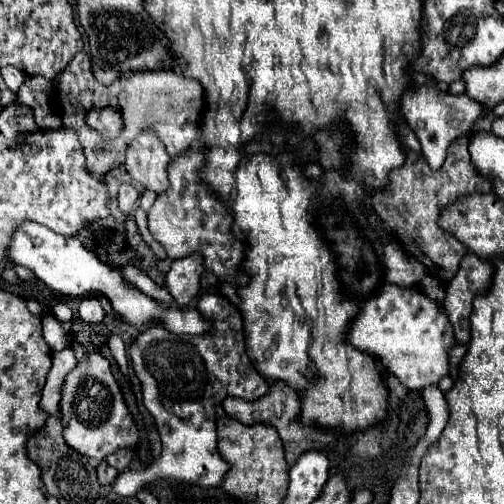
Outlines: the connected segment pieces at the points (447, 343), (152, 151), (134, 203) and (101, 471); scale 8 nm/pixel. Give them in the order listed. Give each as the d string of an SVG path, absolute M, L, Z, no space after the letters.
M382 284L378 296L372 296L362 302L362 310L358 310L358 318L350 322L350 330L346 332L346 342L354 344L354 348L372 354L388 372L392 372L406 388L422 390L428 384L438 384L442 376L448 374L448 350L454 346L452 326L448 322L446 312L440 312L436 302L426 298L418 288L402 288L396 284Z
M142 130L130 144L126 152L126 170L128 174L138 180L144 188L162 192L168 186L168 162L170 156L162 146L162 140L154 130Z
M124 182L120 186L120 190L118 190L118 206L126 216L134 214L134 210L138 208L138 190L130 182Z
M102 462L96 470L98 470L98 482L100 482L102 486L110 486L110 484L116 480L116 476L118 476L118 470L112 468L112 466L106 464L106 462Z

